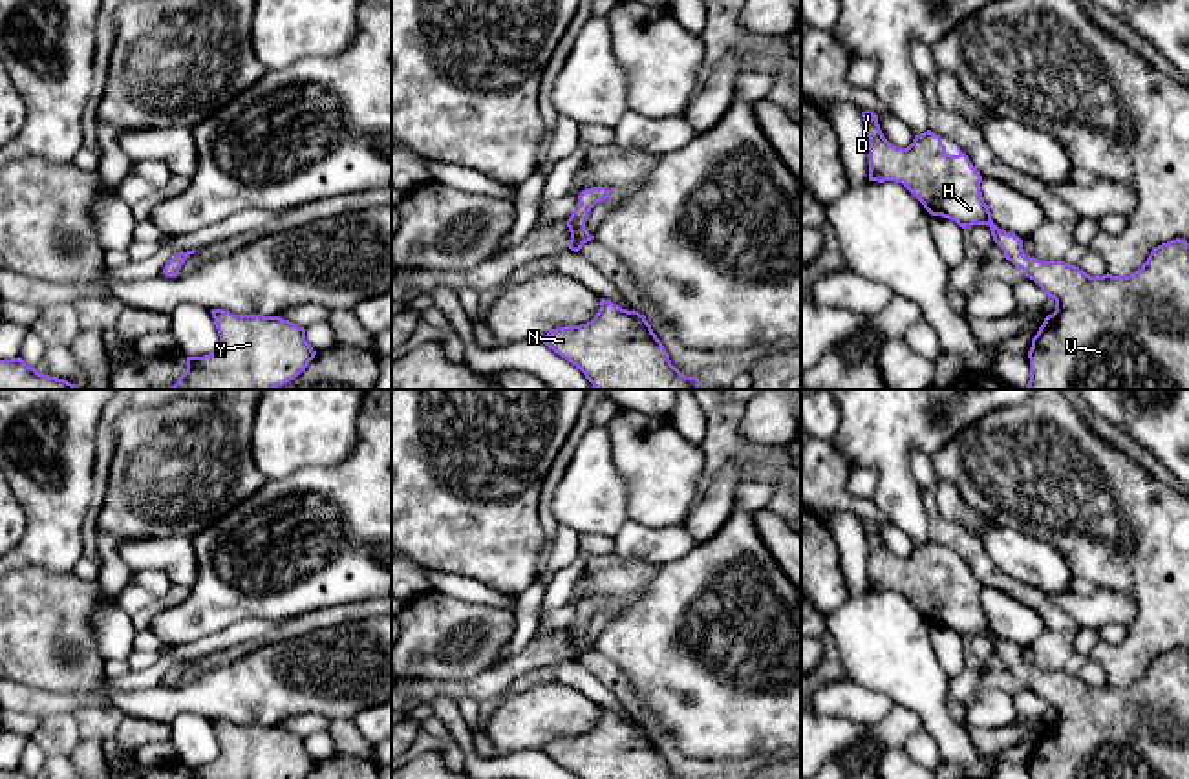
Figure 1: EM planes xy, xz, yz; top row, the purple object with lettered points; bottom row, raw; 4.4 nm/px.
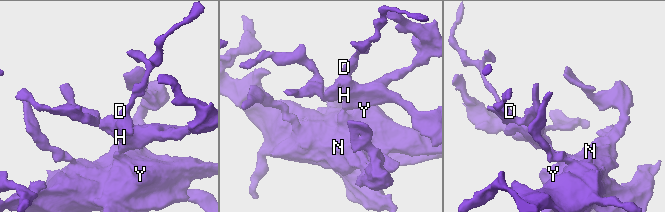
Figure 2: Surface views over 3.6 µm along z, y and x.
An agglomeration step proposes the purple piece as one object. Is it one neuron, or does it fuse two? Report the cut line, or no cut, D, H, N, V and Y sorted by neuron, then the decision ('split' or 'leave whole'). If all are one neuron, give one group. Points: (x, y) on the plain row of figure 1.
no cut | D H N V Y | leave whole

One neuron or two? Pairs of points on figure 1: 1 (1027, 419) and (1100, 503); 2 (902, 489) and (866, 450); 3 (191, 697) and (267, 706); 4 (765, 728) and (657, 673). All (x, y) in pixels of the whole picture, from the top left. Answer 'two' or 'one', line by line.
1: one
2: one
3: one
4: one

